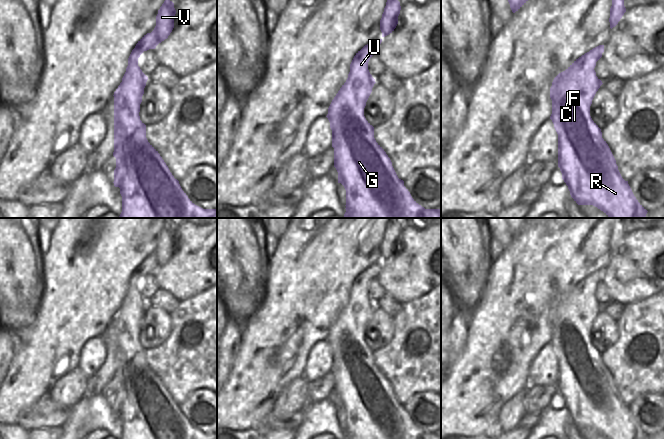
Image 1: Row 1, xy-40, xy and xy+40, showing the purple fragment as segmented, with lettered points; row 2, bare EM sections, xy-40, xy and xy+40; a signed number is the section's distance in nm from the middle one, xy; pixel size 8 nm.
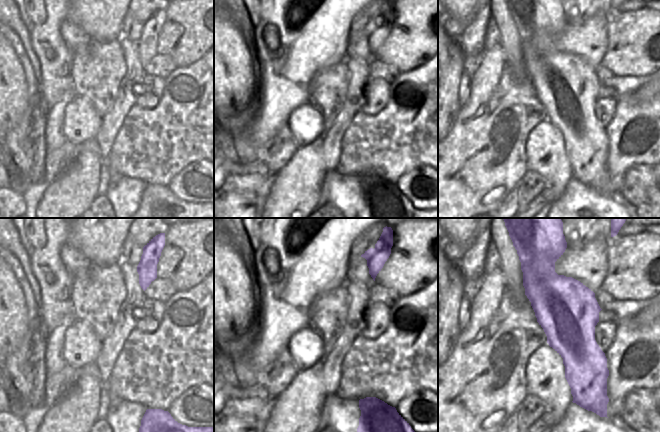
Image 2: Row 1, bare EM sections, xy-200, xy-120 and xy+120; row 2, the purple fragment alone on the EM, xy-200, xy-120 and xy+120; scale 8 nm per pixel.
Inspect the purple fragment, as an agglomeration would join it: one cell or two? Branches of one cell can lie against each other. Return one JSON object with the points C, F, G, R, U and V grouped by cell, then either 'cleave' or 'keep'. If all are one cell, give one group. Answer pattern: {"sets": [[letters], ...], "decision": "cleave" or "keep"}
{"sets": [["C", "F", "G", "R", "U"], ["V"]], "decision": "cleave"}

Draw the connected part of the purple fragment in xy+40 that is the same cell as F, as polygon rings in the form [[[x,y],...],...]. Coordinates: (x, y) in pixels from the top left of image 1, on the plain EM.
[[[590,274],[576,283],[565,295],[559,297],[552,306],[550,312],[552,338],[550,343],[558,358],[558,391],[562,397],[562,403],[568,410],[571,421],[578,429],[593,429],[606,439],[646,439],[648,435],[638,426],[628,405],[622,402],[616,384],[608,368],[602,362],[601,353],[590,340],[592,324],[603,308],[594,294],[596,286],[601,281],[602,277]]]

